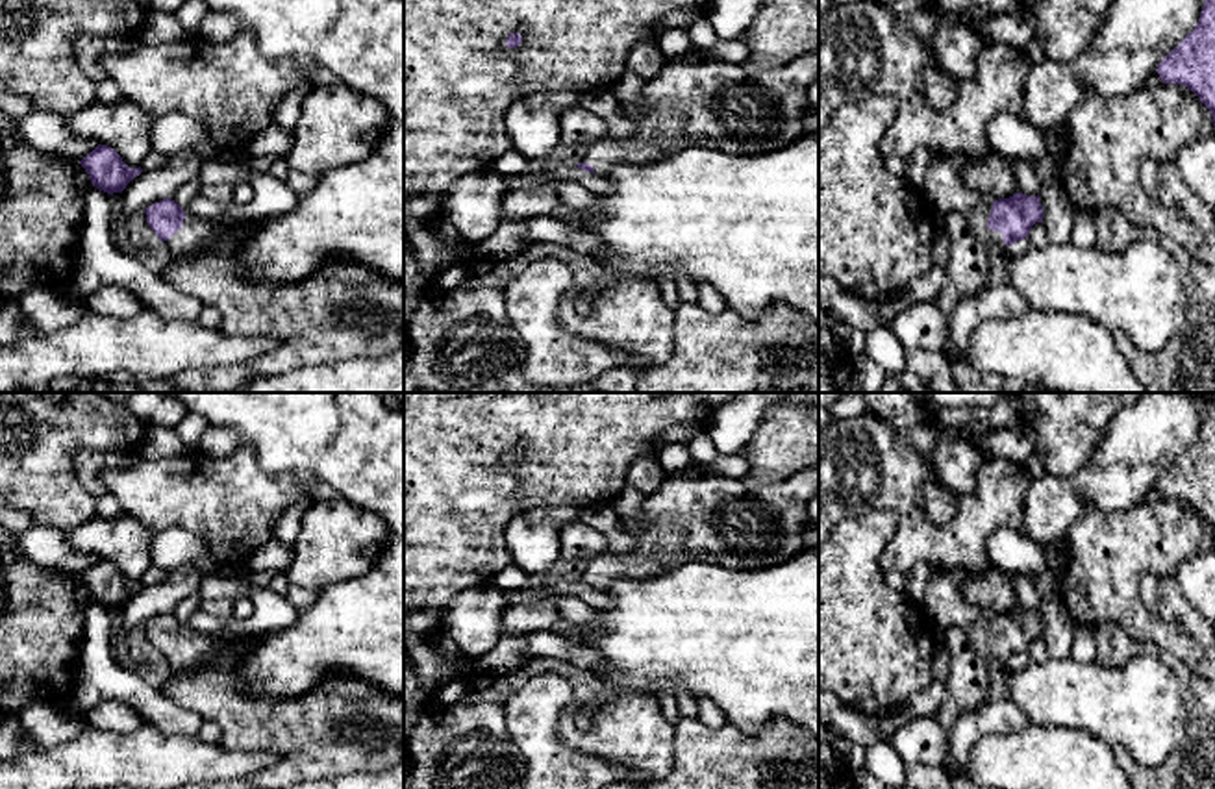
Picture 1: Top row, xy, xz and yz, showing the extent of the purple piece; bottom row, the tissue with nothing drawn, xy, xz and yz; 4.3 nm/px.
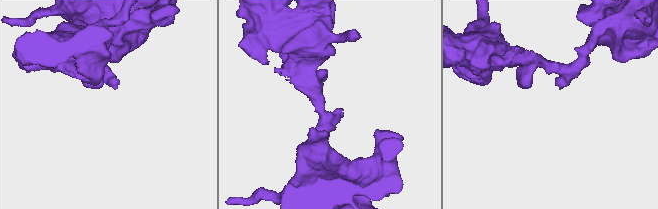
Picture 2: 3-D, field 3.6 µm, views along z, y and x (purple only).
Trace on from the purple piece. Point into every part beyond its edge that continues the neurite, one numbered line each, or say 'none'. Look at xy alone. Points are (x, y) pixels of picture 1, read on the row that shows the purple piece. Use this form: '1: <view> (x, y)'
1: xy (347, 312)

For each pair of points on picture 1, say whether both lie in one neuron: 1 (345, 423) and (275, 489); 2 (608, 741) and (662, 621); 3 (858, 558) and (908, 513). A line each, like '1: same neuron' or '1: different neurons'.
1: different neurons
2: different neurons
3: different neurons

